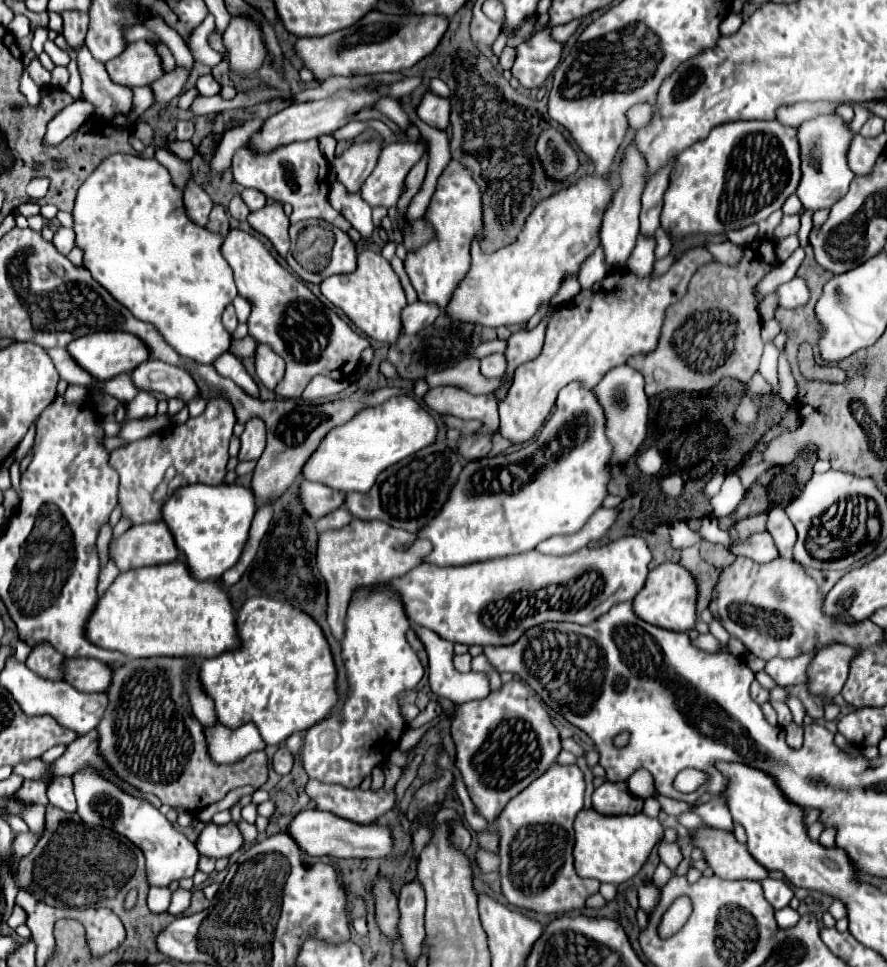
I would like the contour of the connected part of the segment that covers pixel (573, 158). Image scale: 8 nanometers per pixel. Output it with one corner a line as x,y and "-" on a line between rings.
544,129
536,141
536,153
540,157
544,175
556,183
568,181
578,169
578,151
568,143
568,139
556,129

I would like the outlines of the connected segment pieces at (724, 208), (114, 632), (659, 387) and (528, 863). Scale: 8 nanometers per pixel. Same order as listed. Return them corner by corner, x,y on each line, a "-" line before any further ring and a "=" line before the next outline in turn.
732,121
732,123
724,123
724,125
714,127
706,139
696,141
694,145
690,145
686,151
682,151
678,155
676,167
672,169
668,193
664,195
664,209
662,209
660,221
662,221
664,231
674,235
674,237
698,235
698,233
702,233
702,235
724,235
730,229
742,229
742,227
748,227
752,223
764,221
770,213
778,211
784,205
786,197
790,197
796,191
798,183
800,183
800,149
796,145
796,129
794,127
784,127
778,121
=
184,563
140,567
120,573
86,621
86,639
126,657
216,657
238,647
236,615
218,581
196,581
=
756,239
744,247
744,255
738,265
730,267
720,261
710,261
702,265
690,281
688,293
678,303
670,305
666,311
666,321
658,347
646,355
632,355
626,363
640,371
646,381
646,395
652,397
660,391
706,391
712,389
722,377
732,377
738,381
750,381
758,371
762,355
760,339
760,313
758,313
758,293
756,285
780,265
776,255
776,245
772,239
=
554,763
538,779
534,779
522,793
518,793
500,813
492,829
500,837
500,881
502,881
502,893
510,905
516,905
520,909
528,909
534,913
556,915
556,913
582,909
586,899
598,893
600,881
578,877
574,869
574,859
572,859
572,849
574,849
572,825
578,811
582,809
582,799
584,799
584,775
578,769
578,765

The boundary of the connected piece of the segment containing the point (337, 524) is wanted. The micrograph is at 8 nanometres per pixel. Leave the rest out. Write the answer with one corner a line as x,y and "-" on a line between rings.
336,509
336,511
316,519
316,531
322,533
322,531
328,531
328,529
340,529
340,527
348,525
348,521
352,521
348,517
348,511
346,509

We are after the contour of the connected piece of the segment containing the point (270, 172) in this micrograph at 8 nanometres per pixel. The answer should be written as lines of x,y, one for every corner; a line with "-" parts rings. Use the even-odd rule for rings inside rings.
318,139
282,145
272,153
256,153
248,143
244,143
240,149
236,149
232,157
232,173
234,173
234,181
240,183
242,187
258,189
268,199
274,199
278,203
290,203
292,205
290,223
298,223
306,219
324,219
326,223
336,225
344,231
352,227
346,221
346,217
328,203
330,185
326,175
330,173
330,163
322,155
318,147

